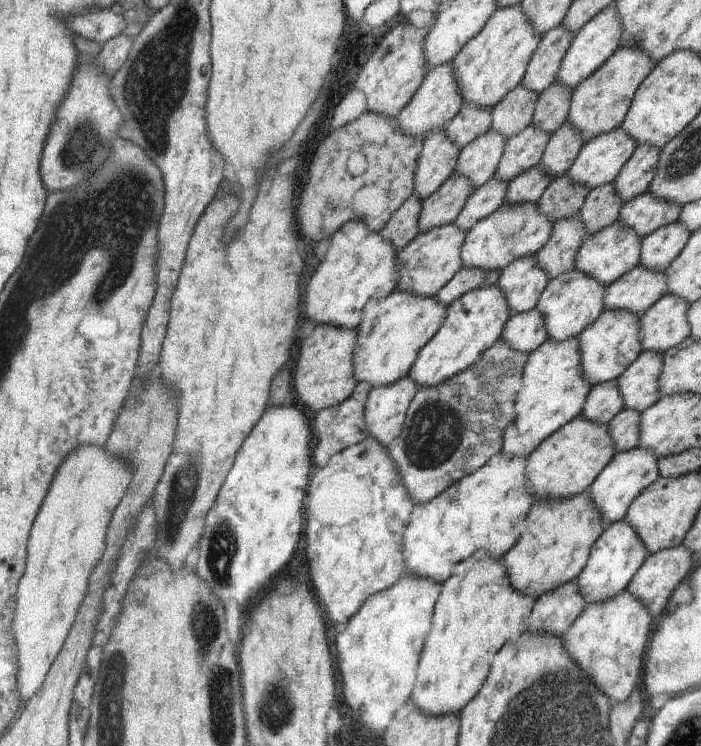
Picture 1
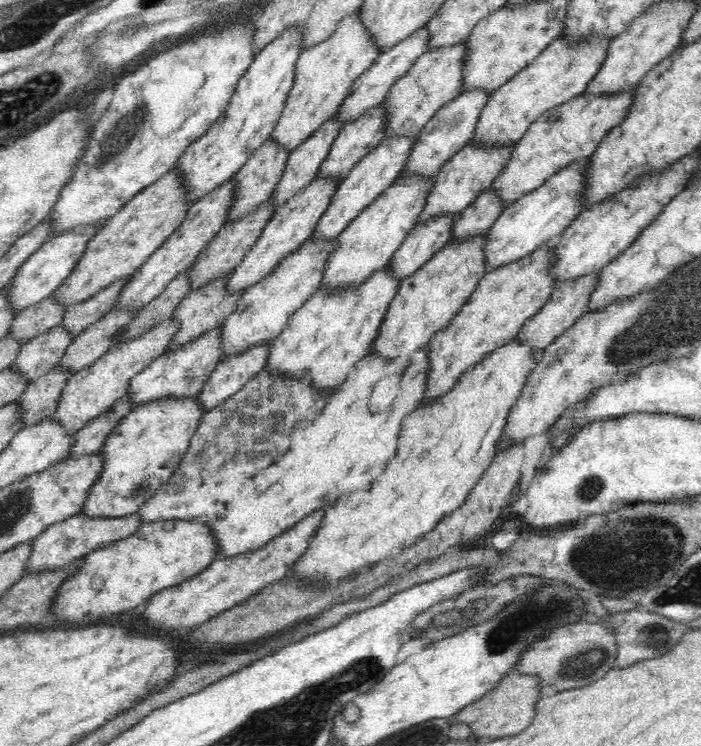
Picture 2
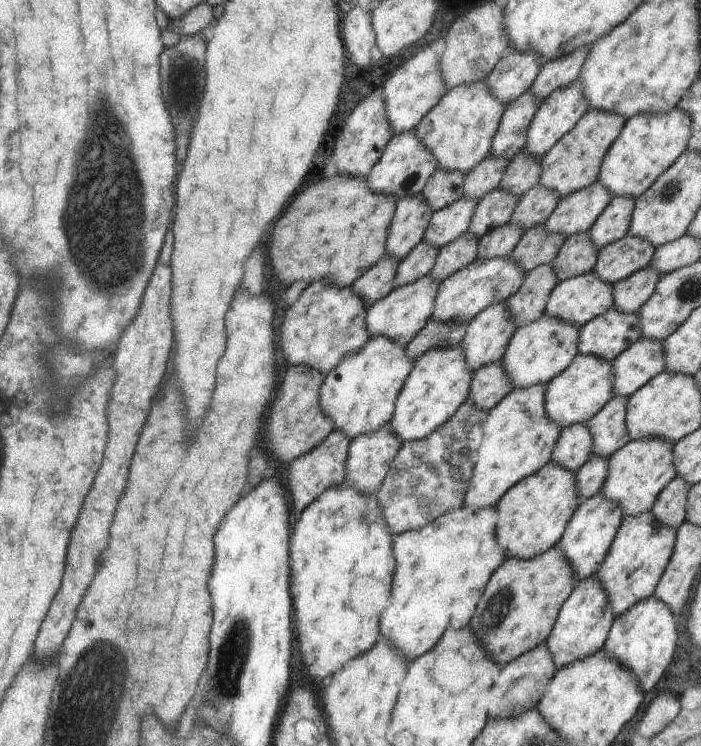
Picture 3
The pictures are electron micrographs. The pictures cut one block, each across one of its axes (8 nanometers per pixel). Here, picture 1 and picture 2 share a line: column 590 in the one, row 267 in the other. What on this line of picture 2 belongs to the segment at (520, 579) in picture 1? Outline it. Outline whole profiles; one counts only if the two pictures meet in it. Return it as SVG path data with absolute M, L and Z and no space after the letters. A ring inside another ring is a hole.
M556 239L547 241L528 256L520 257L510 264L499 265L482 276L476 290L448 326L430 339L428 347L432 370L429 372L424 399L421 400L423 404L426 404L428 399L435 399L442 393L450 392L463 372L478 364L495 348L500 348L515 338L526 321L532 319L545 306L545 302L556 290L559 280L550 269L554 266L558 266Z

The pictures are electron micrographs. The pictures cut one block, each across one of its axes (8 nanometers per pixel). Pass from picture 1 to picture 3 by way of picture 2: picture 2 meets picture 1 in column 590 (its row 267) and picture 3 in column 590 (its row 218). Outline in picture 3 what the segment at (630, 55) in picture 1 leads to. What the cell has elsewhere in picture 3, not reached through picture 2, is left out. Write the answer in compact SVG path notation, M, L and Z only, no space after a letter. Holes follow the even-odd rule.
M589 108L575 128L560 138L548 153L543 154L538 185L556 191L562 198L594 184L599 178L603 158L614 140L618 138L620 131L625 128L627 119L627 116L614 110Z

